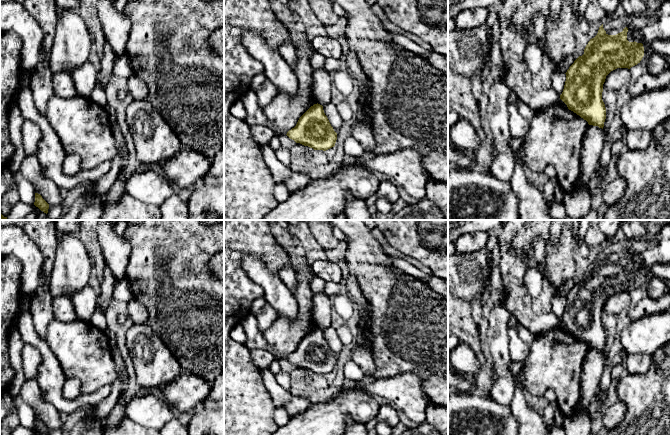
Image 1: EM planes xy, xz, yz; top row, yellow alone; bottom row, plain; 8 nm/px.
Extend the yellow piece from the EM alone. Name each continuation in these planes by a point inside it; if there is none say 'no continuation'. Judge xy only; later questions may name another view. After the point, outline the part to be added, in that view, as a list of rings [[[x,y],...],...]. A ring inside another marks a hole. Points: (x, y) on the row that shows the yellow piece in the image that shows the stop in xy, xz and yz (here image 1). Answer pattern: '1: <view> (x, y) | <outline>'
no continuation

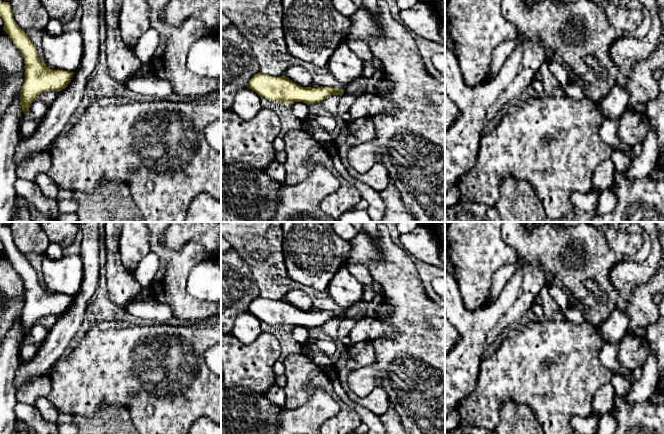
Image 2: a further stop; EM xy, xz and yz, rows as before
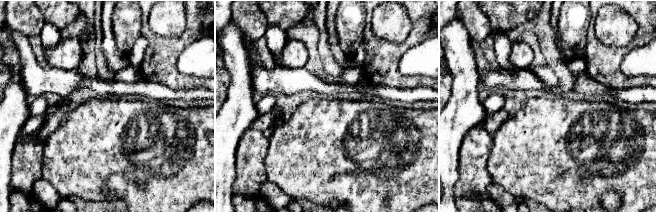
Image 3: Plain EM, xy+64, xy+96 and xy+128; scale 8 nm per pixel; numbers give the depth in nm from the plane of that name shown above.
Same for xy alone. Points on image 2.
no continuation

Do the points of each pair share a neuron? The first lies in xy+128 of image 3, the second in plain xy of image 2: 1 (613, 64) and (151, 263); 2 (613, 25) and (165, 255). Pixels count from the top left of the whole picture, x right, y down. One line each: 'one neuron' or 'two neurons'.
1: two neurons
2: two neurons

